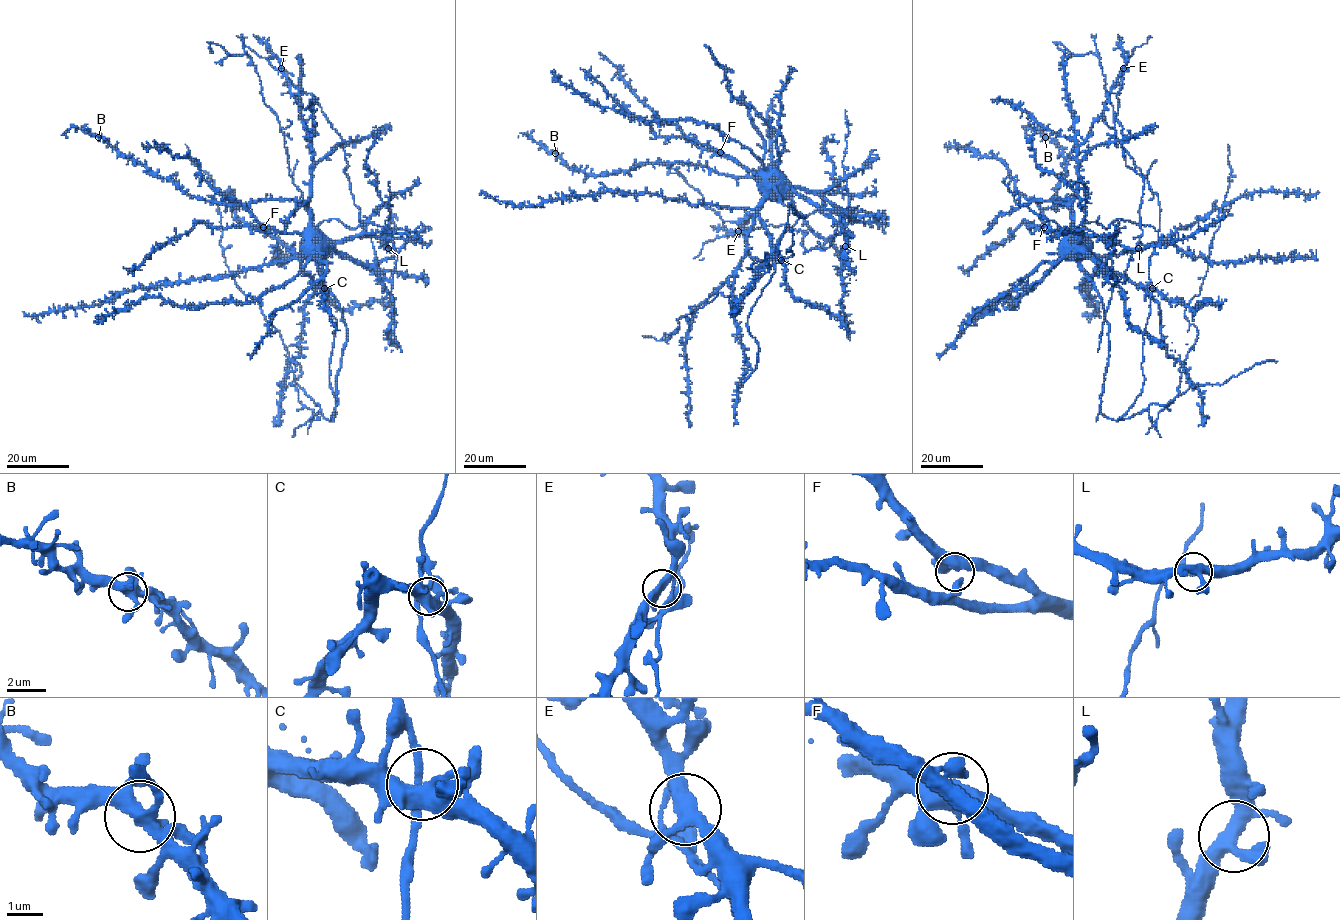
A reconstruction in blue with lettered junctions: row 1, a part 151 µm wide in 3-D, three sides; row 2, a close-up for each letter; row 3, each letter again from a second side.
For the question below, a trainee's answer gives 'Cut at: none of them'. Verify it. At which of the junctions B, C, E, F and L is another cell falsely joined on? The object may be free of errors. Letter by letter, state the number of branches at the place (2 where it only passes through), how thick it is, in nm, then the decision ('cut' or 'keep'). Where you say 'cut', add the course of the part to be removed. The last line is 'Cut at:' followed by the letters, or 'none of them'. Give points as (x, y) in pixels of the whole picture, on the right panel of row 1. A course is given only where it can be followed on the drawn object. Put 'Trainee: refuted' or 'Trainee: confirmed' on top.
Trainee: confirmed
B: 4 | 360 nm | keep
C: 4 | 420 nm | keep
E: 4 | 320 nm | keep
F: 4 | 420 nm | keep
L: 4 | 360 nm | keep
Cut at: none of them

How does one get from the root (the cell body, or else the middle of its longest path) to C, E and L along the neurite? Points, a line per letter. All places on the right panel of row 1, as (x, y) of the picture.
C: (1074, 237), (1077, 234), (1086, 242), (1088, 249), (1111, 269), (1143, 287), (1152, 288)
E: (1074, 237), (1078, 231), (1072, 205), (1078, 184), (1078, 147), (1103, 112), (1106, 96), (1123, 68)
L: (1074, 237), (1079, 246), (1086, 236), (1099, 236), (1138, 248)

